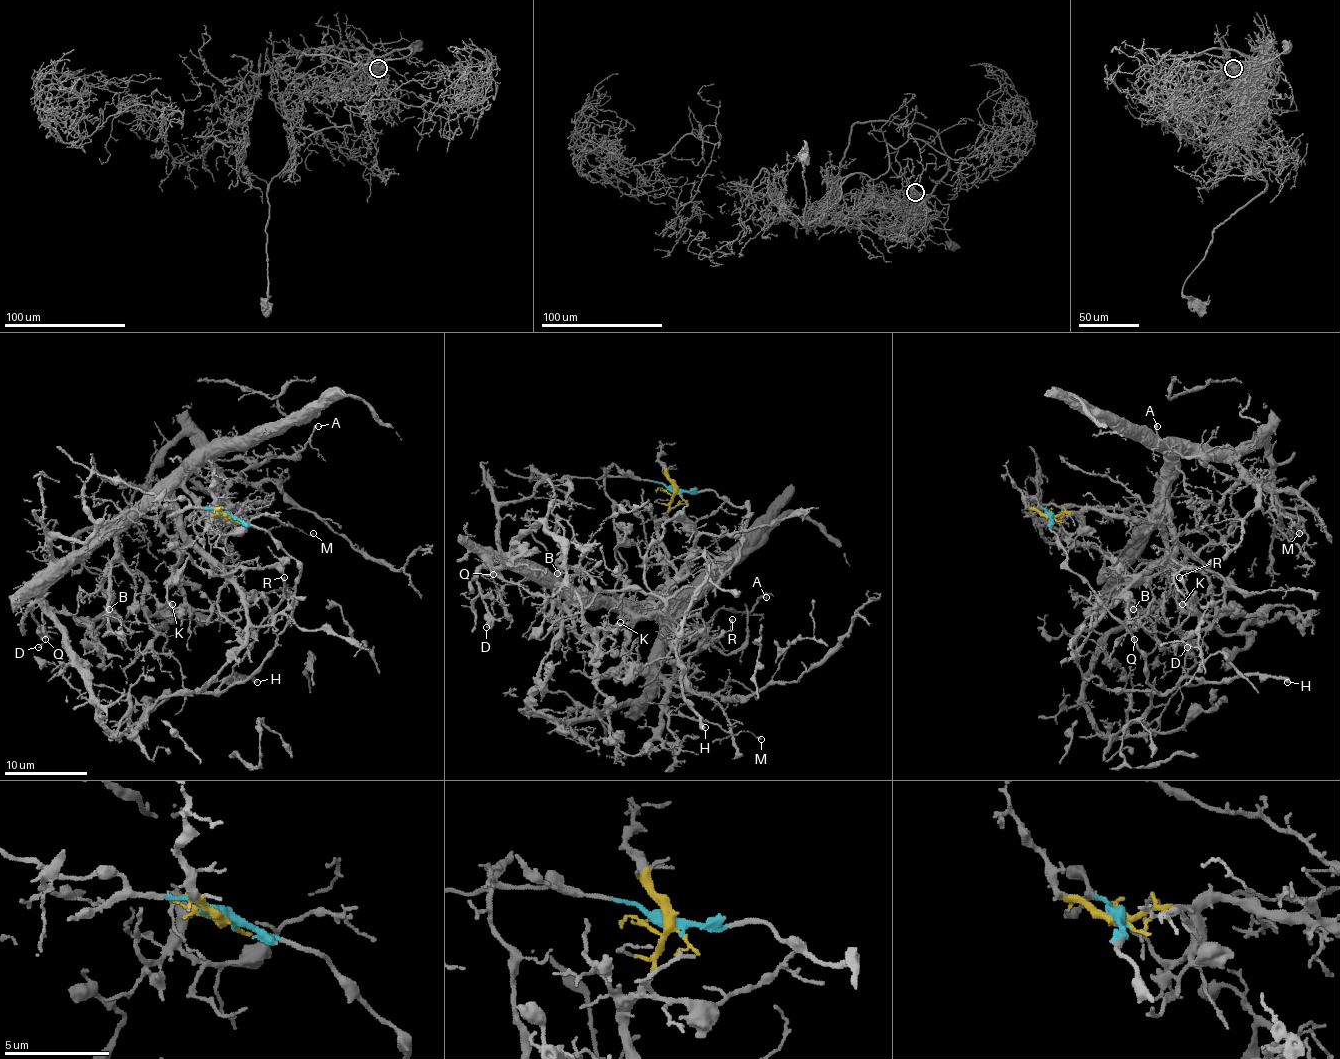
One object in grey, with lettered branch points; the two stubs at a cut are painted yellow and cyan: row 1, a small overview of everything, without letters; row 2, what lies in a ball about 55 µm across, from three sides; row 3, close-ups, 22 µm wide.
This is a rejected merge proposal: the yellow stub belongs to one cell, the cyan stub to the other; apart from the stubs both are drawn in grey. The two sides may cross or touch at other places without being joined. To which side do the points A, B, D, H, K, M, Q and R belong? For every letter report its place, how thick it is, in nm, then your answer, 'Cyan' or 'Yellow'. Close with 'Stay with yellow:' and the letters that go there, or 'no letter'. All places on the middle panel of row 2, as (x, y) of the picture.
A: Place: (766, 597). Thickness 220 nm. Yellow
B: Place: (557, 573). Thickness 160 nm. Yellow
D: Place: (486, 627). Thickness 130 nm. Yellow
H: Place: (705, 727). Thickness 420 nm. Cyan
K: Place: (620, 622). Thickness 200 nm. Yellow
M: Place: (761, 739). Thickness 130 nm. Yellow
Q: Place: (493, 574). Thickness 150 nm. Yellow
R: Place: (732, 619). Thickness 320 nm. Cyan
Stay with yellow: A, B, D, K, M, Q

